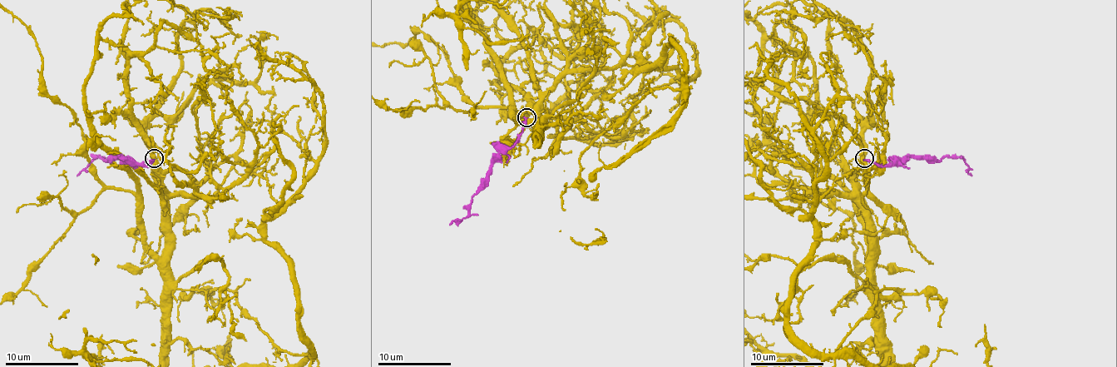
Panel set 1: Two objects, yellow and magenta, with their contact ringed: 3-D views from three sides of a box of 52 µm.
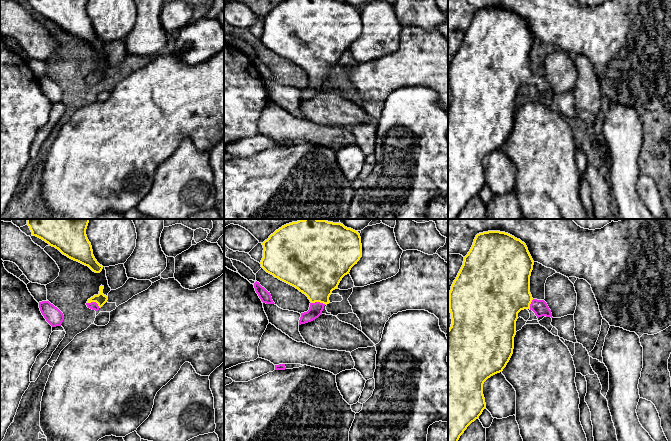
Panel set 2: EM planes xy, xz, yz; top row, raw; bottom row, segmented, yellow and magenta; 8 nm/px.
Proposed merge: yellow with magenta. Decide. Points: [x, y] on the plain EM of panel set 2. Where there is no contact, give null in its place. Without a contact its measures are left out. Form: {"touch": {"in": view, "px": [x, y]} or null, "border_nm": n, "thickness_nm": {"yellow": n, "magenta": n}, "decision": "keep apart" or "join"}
{"touch": {"in": "xy", "px": [94, 77]}, "border_nm": 110, "thickness_nm": {"yellow": 90, "magenta": 60}, "decision": "join"}

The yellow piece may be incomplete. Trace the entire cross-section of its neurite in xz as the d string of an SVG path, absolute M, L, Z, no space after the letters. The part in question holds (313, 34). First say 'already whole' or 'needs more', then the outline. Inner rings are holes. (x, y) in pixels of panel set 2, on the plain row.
needs more; M286 0L263 19L261 43L275 54L295 63L310 76L307 88L301 89L299 101L322 91L332 67L362 33L360 10L343 0Z

